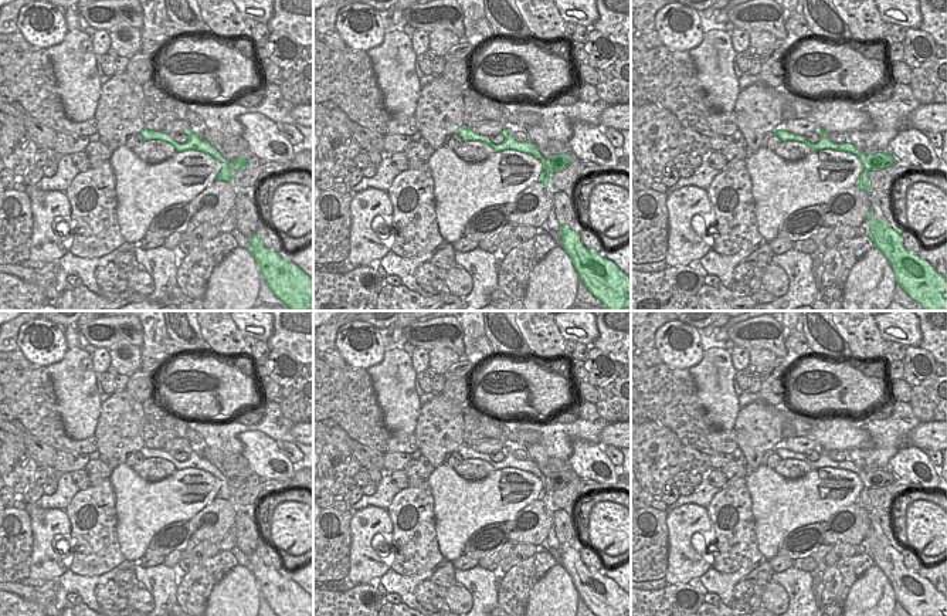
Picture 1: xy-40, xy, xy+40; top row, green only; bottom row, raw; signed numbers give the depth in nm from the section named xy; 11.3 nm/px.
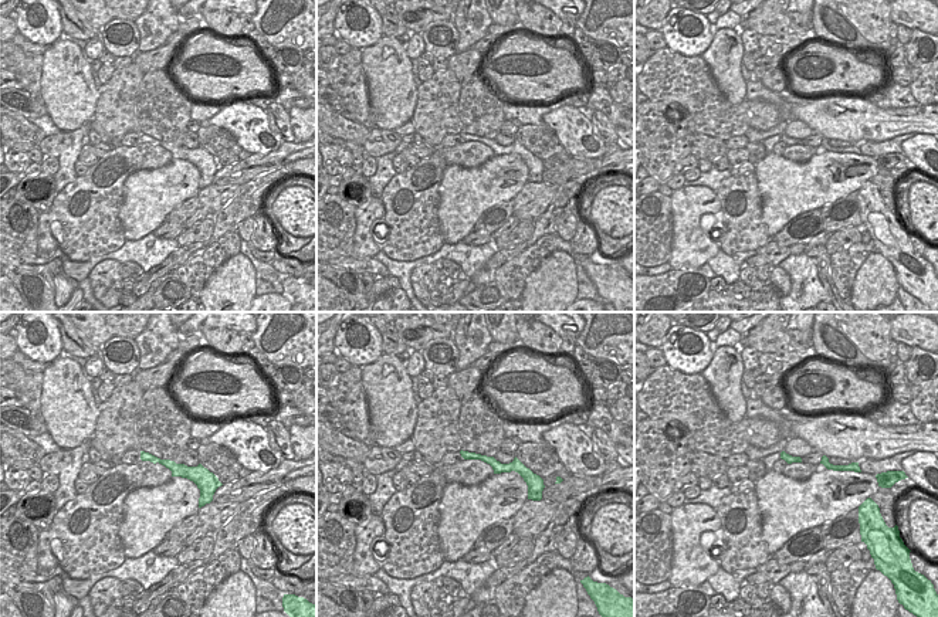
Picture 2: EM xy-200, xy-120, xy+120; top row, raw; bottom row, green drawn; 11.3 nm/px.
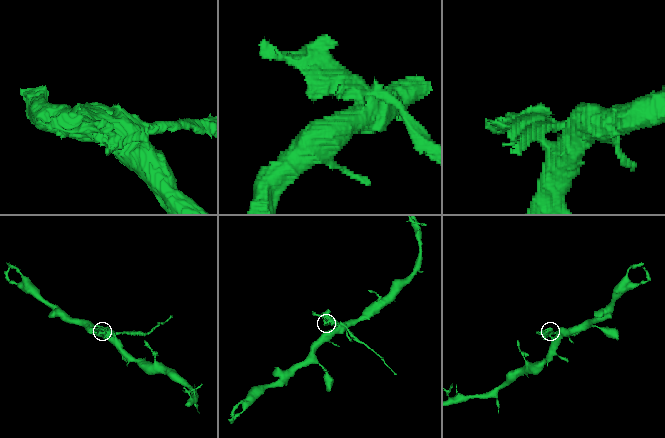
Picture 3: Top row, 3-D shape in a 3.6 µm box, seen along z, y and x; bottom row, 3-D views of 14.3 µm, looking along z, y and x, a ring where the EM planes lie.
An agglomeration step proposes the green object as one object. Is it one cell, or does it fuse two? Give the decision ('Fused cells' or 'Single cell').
Fused cells

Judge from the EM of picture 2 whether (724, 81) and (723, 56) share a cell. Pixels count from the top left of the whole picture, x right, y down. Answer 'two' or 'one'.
one

